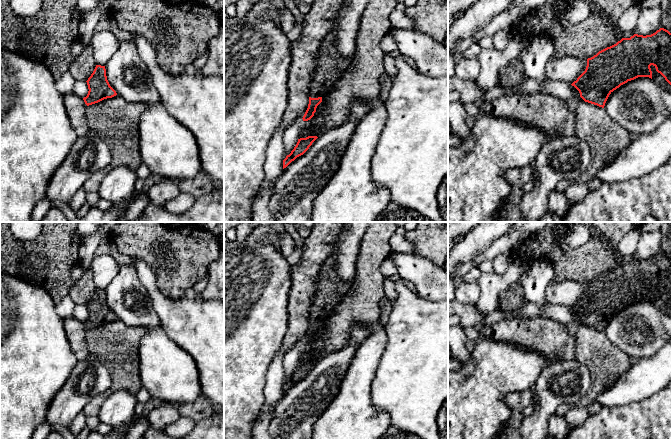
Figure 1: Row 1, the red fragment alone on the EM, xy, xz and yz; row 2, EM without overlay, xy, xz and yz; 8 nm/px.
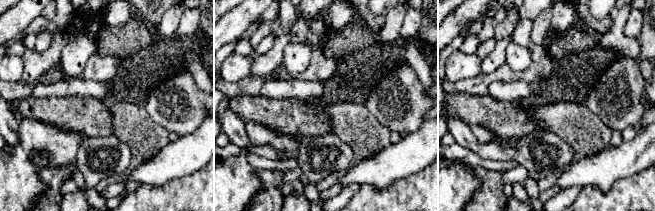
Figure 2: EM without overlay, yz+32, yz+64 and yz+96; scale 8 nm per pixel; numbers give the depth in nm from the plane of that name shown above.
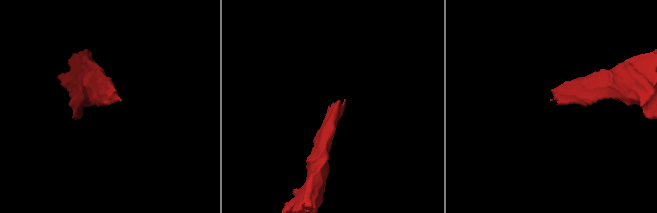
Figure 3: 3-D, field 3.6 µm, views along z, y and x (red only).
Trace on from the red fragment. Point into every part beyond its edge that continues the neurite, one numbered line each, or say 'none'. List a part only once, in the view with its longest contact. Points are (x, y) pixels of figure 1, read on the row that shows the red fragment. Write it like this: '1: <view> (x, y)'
1: xz (330, 66)

